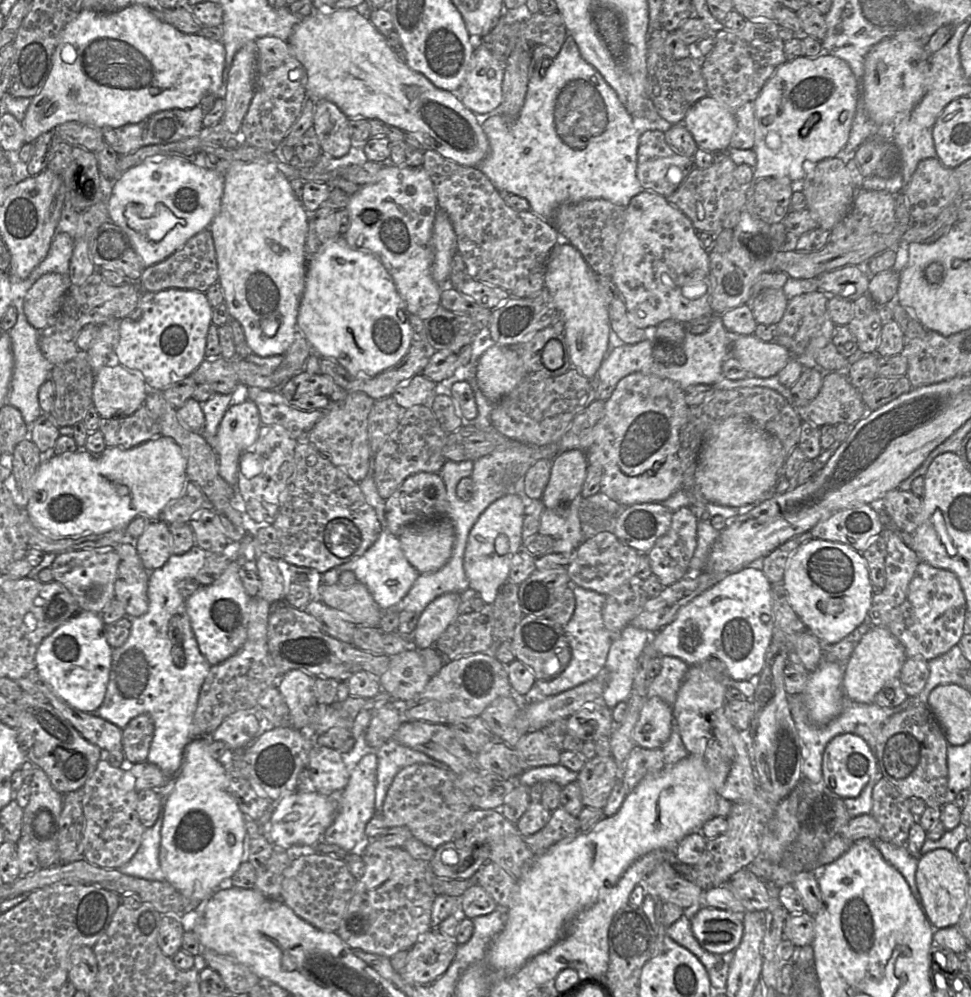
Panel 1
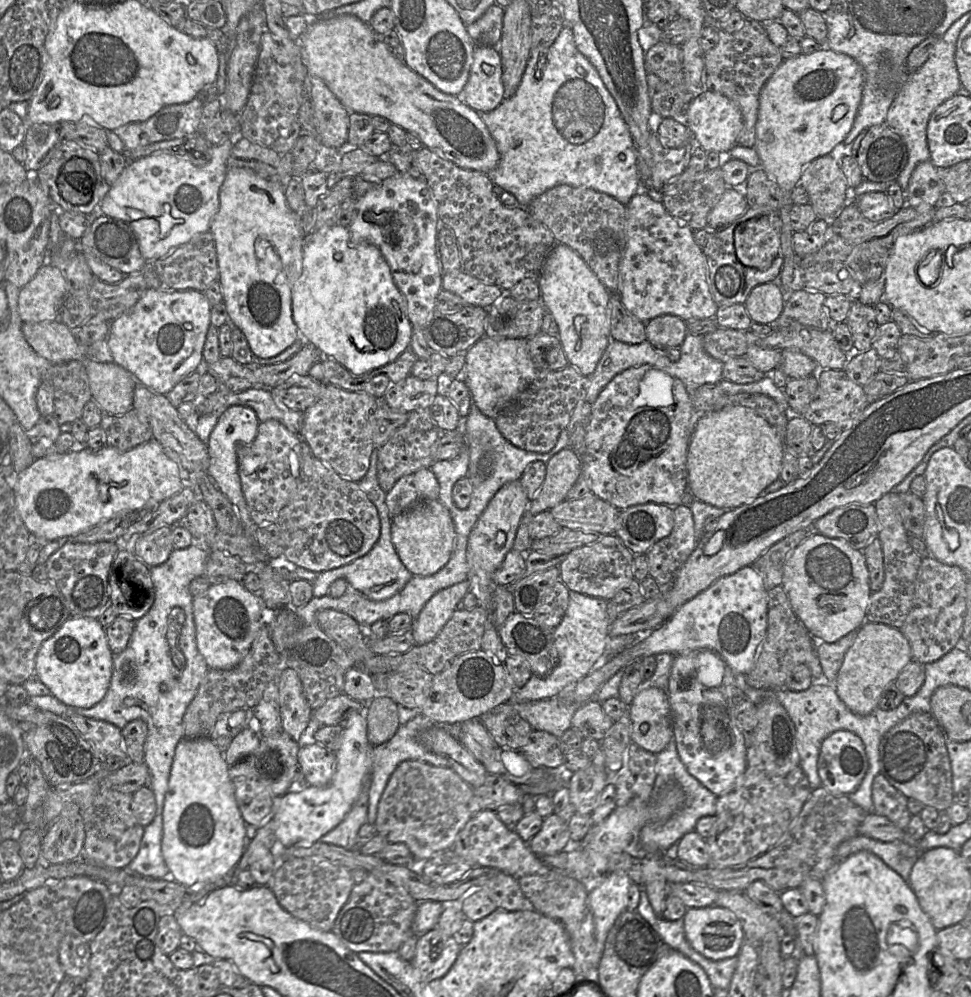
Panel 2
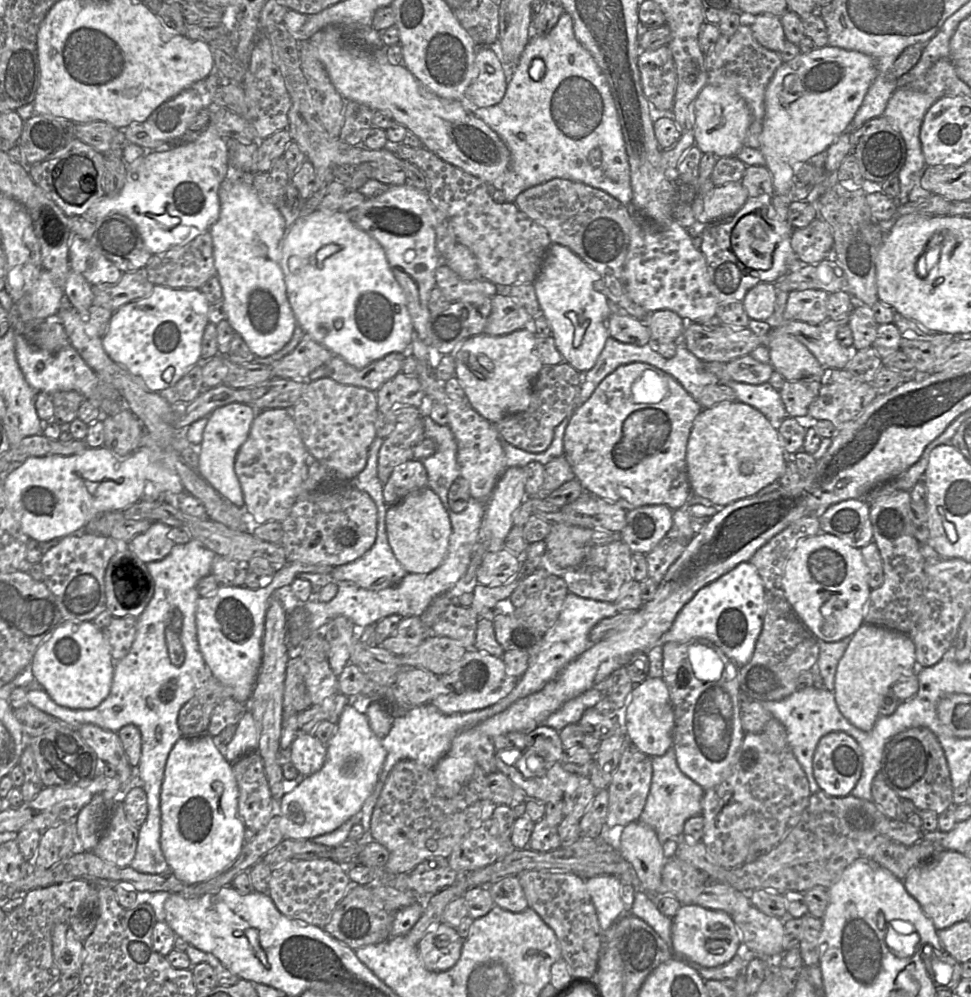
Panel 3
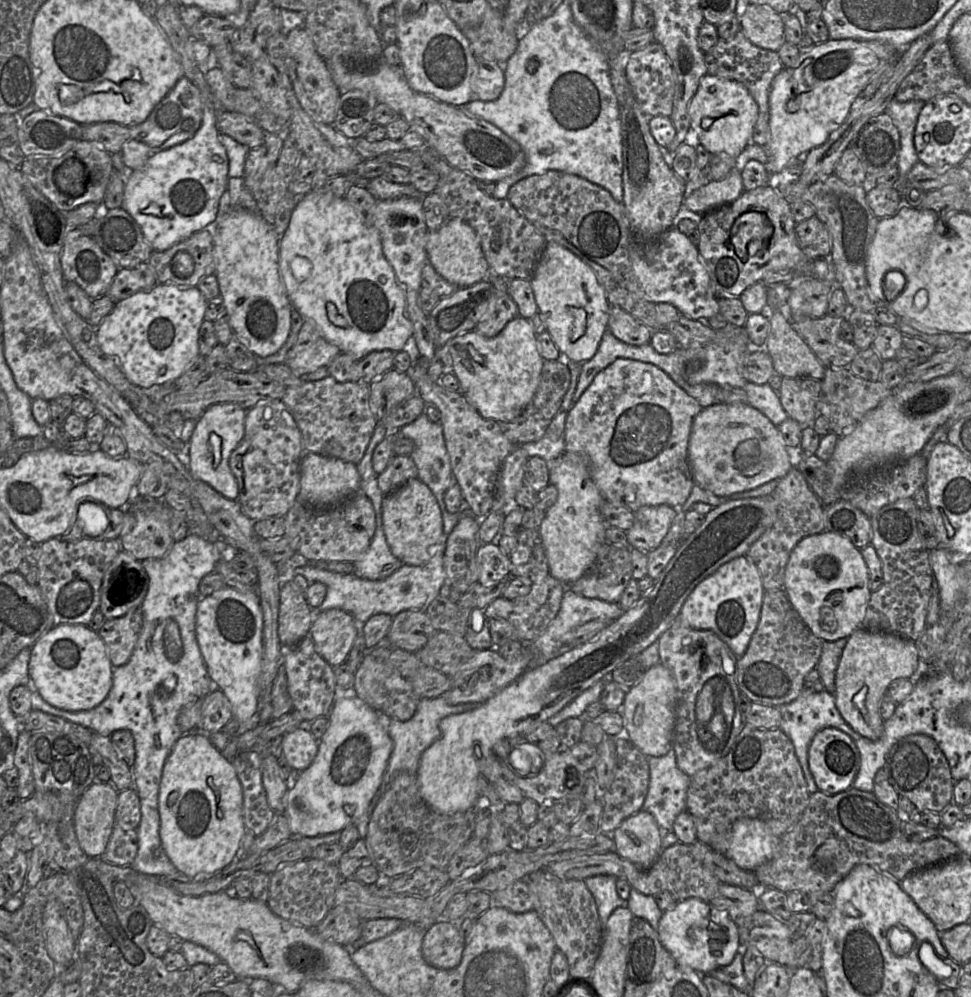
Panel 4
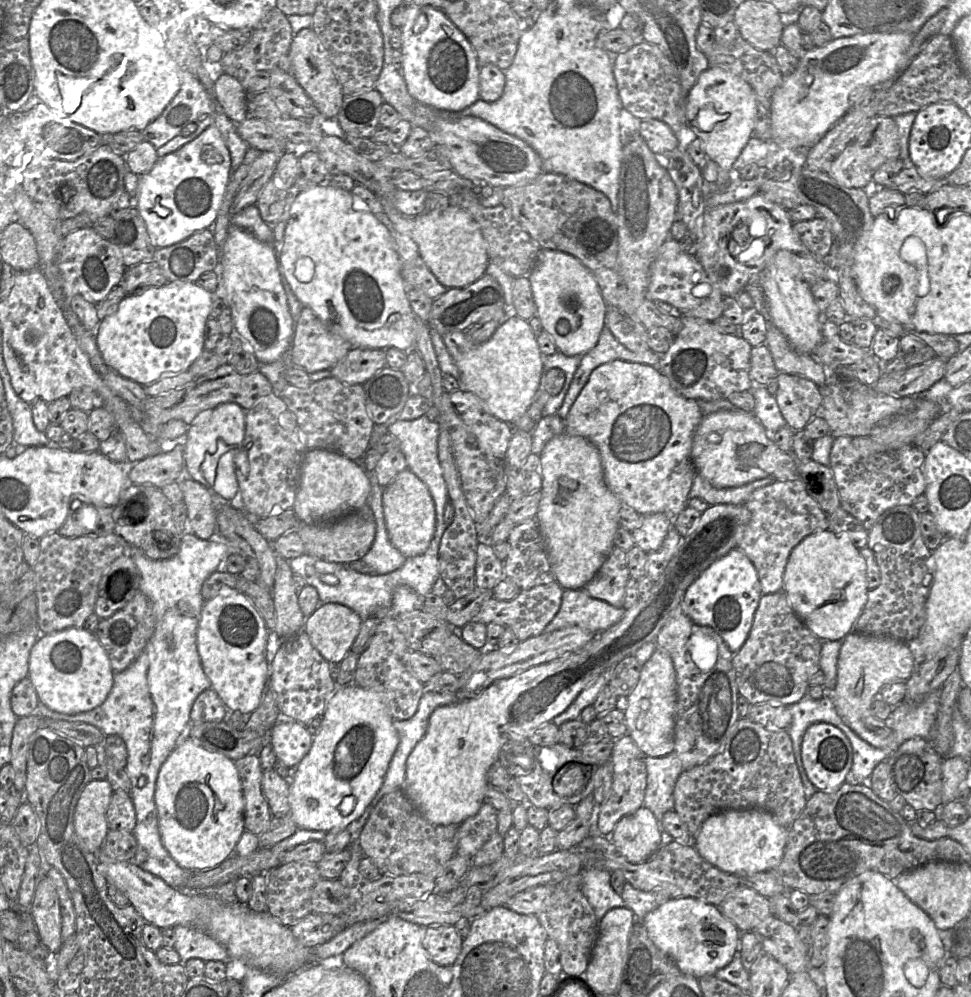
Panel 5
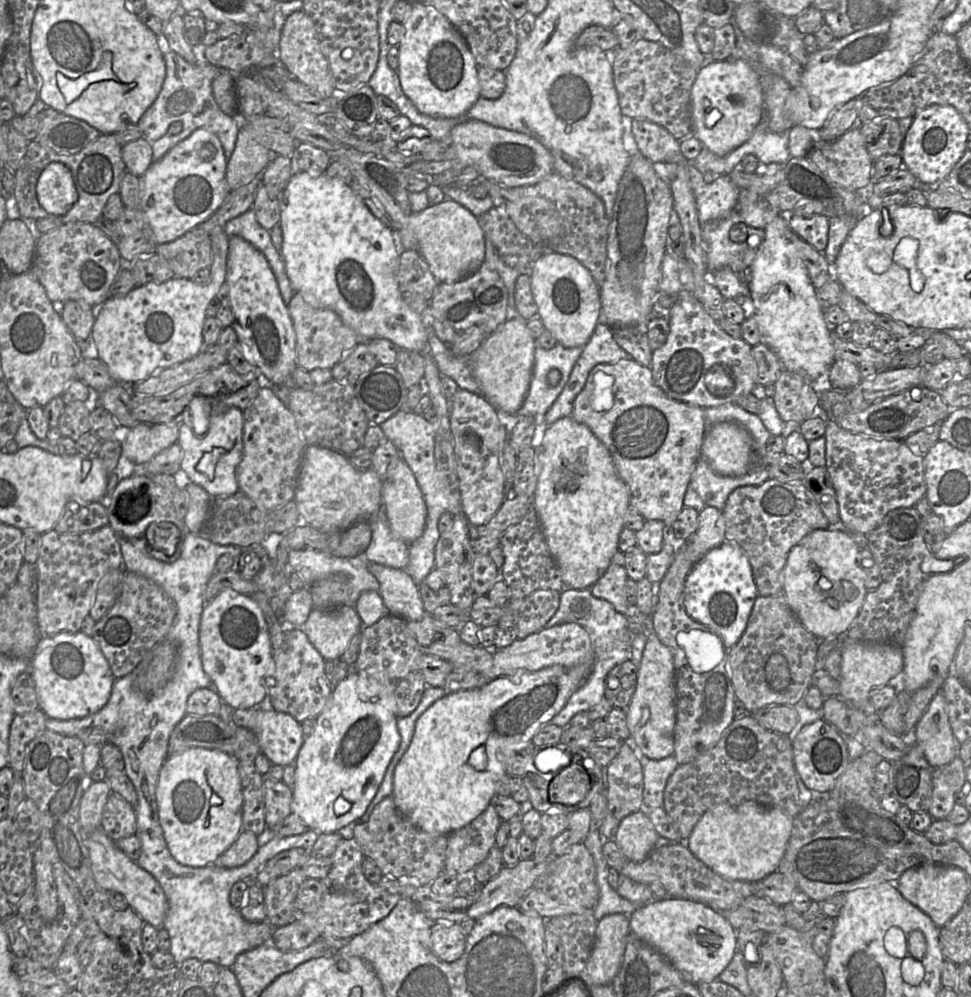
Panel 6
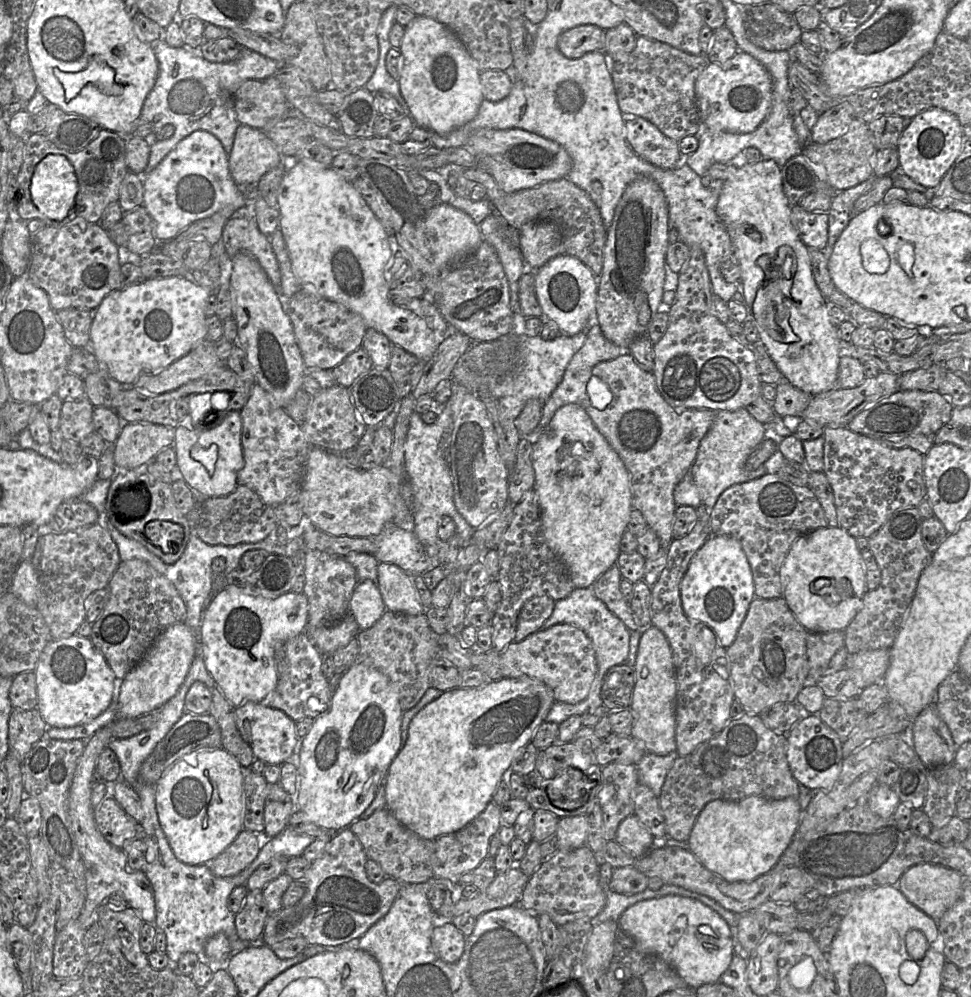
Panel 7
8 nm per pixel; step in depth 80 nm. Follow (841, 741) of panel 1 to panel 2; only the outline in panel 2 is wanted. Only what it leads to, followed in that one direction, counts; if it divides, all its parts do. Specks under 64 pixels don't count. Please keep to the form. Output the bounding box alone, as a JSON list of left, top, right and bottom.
[818,730,869,796]

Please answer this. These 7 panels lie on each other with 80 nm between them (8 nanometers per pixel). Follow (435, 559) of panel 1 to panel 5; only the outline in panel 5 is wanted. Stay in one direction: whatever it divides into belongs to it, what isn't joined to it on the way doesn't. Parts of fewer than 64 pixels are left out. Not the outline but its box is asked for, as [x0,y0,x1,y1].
[382,469,436,558]

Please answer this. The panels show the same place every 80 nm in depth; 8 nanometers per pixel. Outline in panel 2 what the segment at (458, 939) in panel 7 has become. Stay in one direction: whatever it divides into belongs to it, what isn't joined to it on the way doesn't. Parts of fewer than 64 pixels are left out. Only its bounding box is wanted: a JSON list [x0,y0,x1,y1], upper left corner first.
[410,927,461,981]

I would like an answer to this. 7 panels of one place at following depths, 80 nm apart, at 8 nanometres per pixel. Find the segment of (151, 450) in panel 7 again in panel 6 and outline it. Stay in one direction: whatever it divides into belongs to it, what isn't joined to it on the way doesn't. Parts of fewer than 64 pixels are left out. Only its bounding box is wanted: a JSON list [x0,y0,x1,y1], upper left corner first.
[121,422,179,465]

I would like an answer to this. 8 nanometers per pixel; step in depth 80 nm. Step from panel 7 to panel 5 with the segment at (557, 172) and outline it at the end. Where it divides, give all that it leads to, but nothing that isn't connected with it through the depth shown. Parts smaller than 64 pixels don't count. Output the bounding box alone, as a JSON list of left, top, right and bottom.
[429,117,543,187]

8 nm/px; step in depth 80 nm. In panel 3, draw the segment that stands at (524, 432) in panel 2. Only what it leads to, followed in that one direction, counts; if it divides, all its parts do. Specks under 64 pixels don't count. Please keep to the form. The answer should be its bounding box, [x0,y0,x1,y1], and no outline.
[496,361,583,453]

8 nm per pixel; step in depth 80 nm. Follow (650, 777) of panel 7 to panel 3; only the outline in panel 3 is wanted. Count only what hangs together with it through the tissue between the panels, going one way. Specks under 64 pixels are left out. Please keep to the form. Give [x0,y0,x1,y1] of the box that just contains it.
[639,746,705,843]

